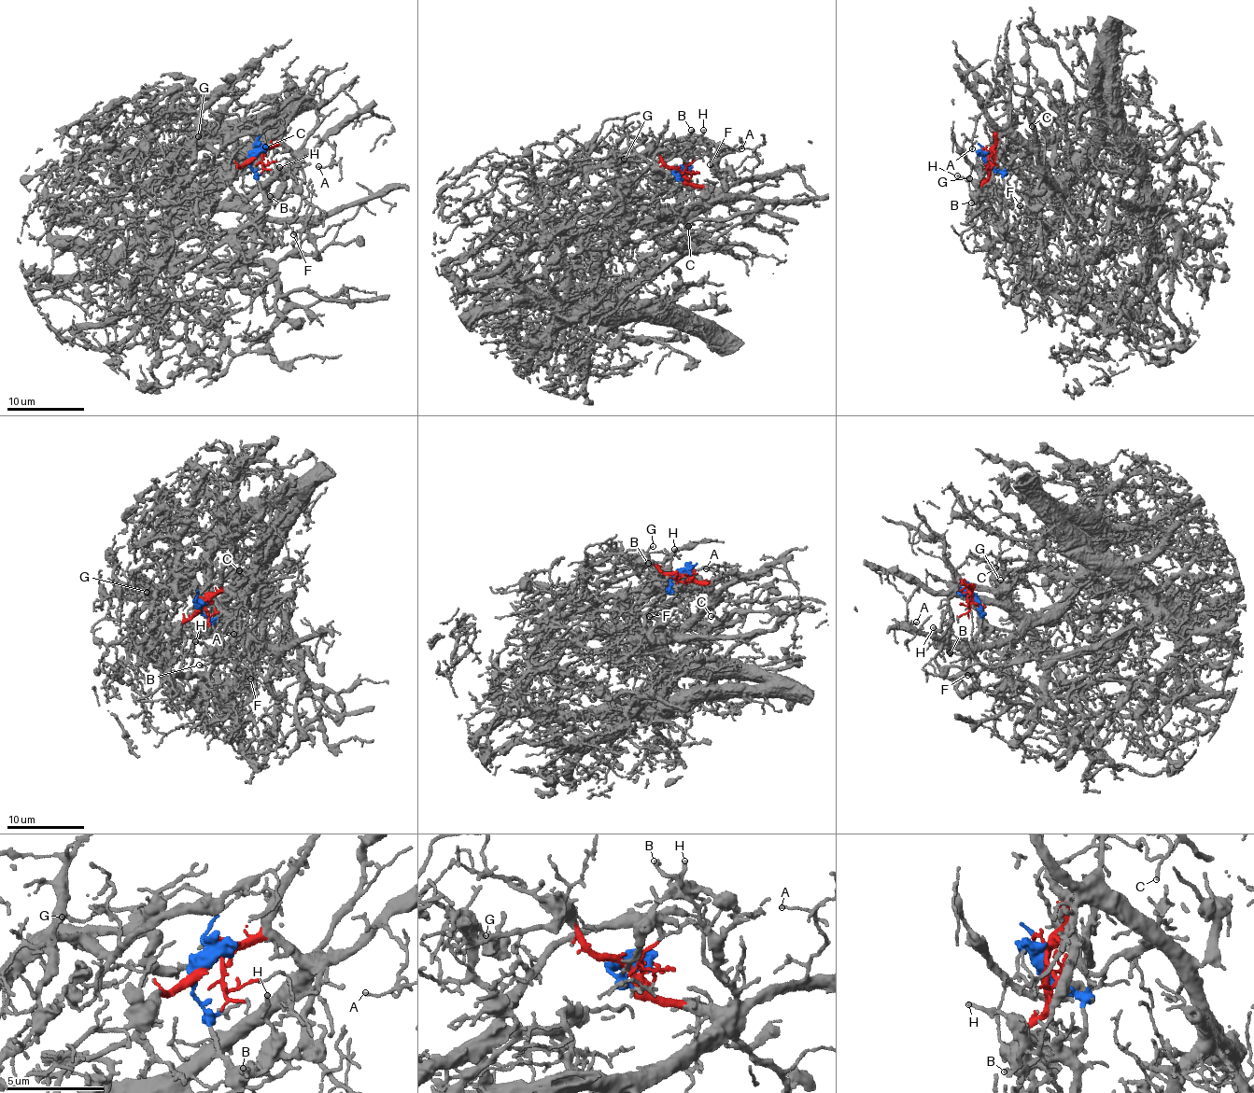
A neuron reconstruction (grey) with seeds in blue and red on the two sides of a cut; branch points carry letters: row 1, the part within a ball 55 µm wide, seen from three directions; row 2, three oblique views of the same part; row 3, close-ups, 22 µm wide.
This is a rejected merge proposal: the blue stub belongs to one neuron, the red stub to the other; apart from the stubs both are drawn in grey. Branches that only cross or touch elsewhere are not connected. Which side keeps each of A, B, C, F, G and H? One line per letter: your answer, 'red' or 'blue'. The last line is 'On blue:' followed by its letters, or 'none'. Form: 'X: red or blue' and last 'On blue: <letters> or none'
A: red
B: blue
C: red
F: red
G: red
H: blue
On blue: B, H

